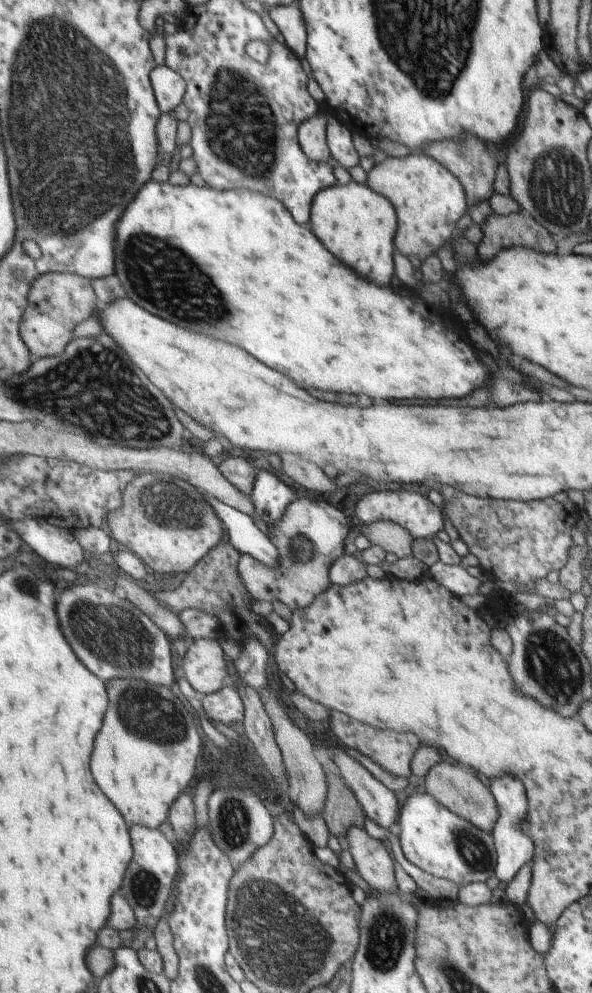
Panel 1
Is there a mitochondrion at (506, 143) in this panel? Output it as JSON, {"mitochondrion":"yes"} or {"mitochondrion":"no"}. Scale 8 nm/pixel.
{"mitochondrion":"no"}

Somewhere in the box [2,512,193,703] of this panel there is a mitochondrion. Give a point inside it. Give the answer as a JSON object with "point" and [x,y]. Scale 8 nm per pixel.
{"point":[92,622]}

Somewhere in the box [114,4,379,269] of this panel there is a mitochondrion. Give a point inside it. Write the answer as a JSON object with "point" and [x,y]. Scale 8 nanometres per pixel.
{"point":[250,148]}

